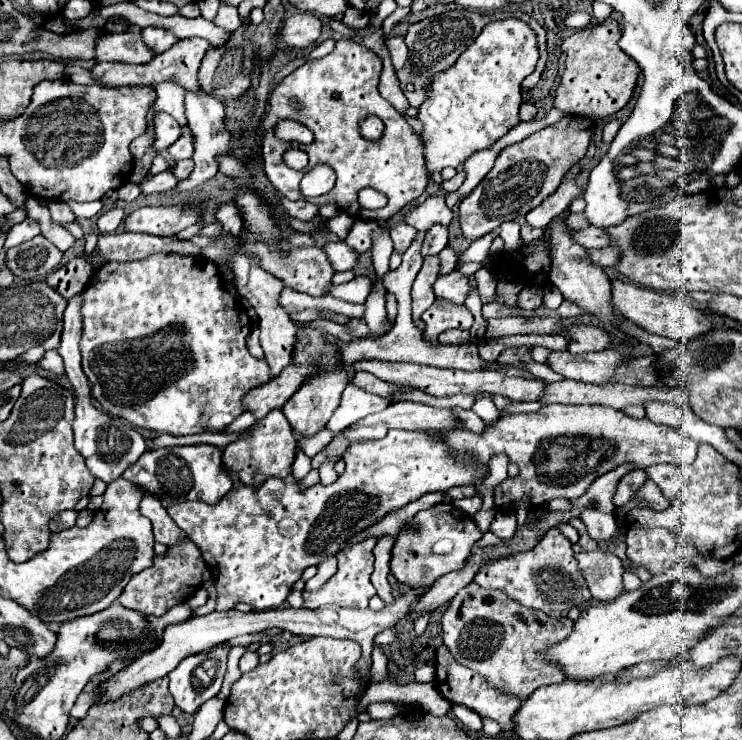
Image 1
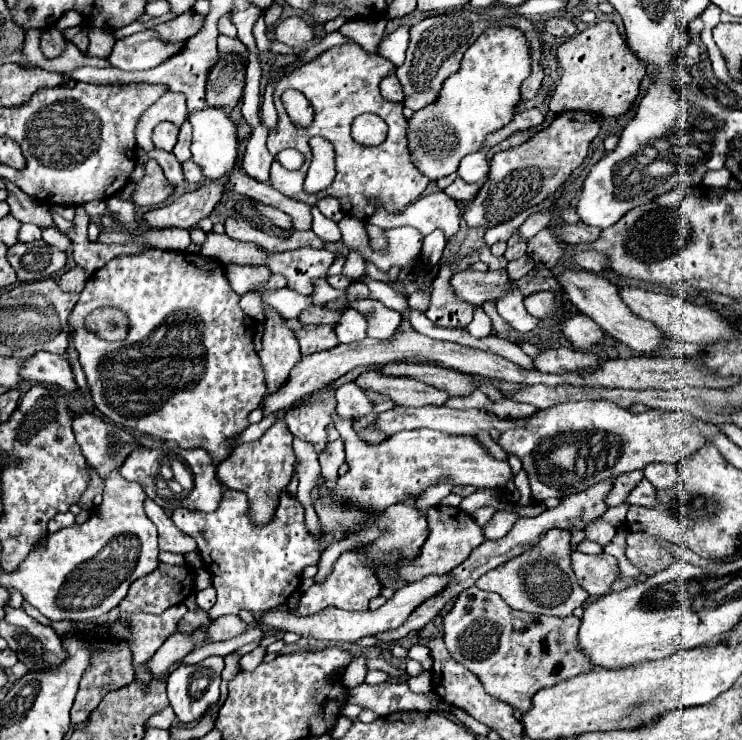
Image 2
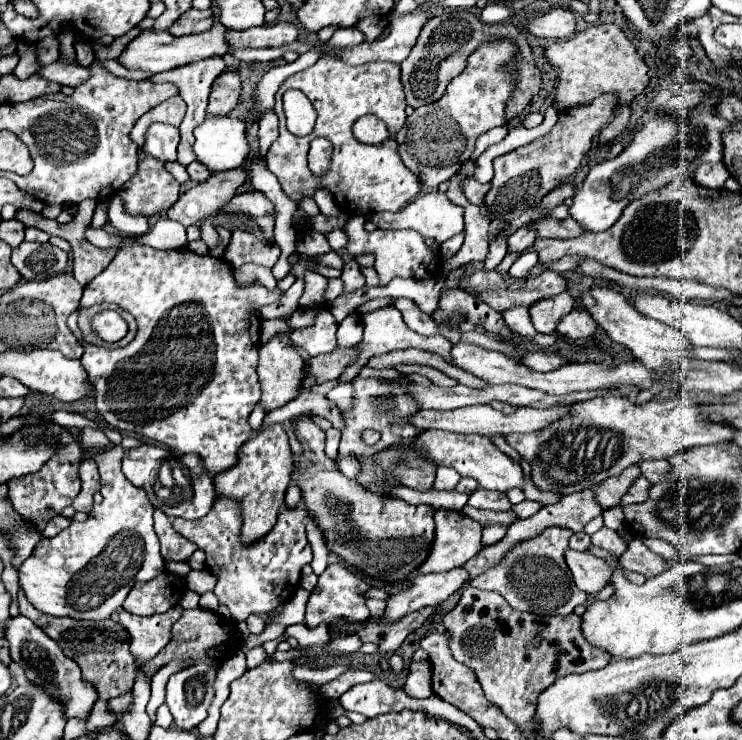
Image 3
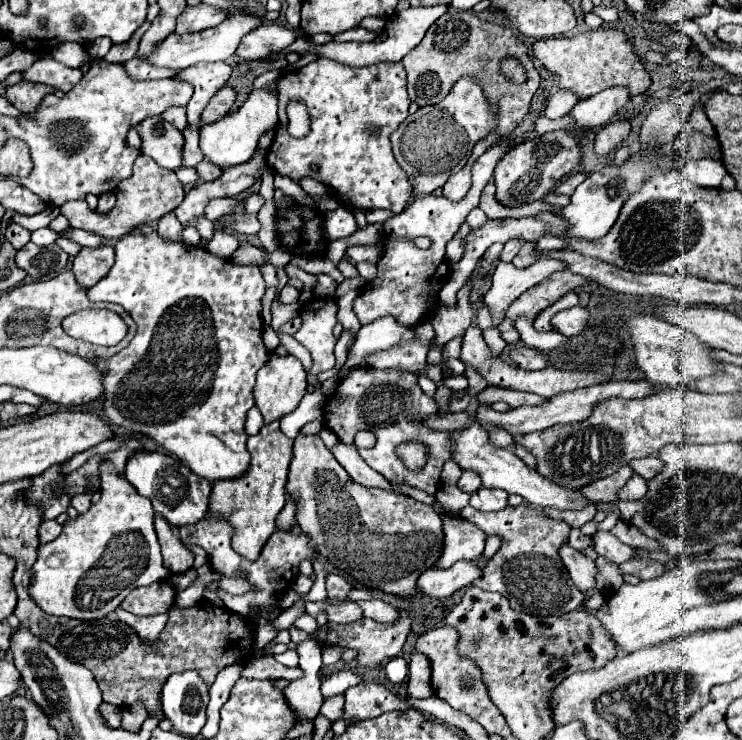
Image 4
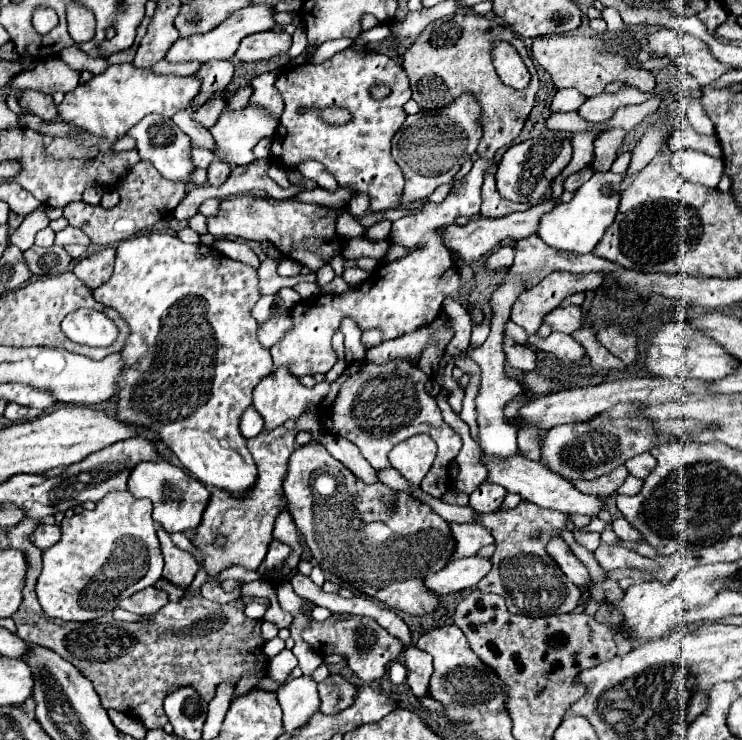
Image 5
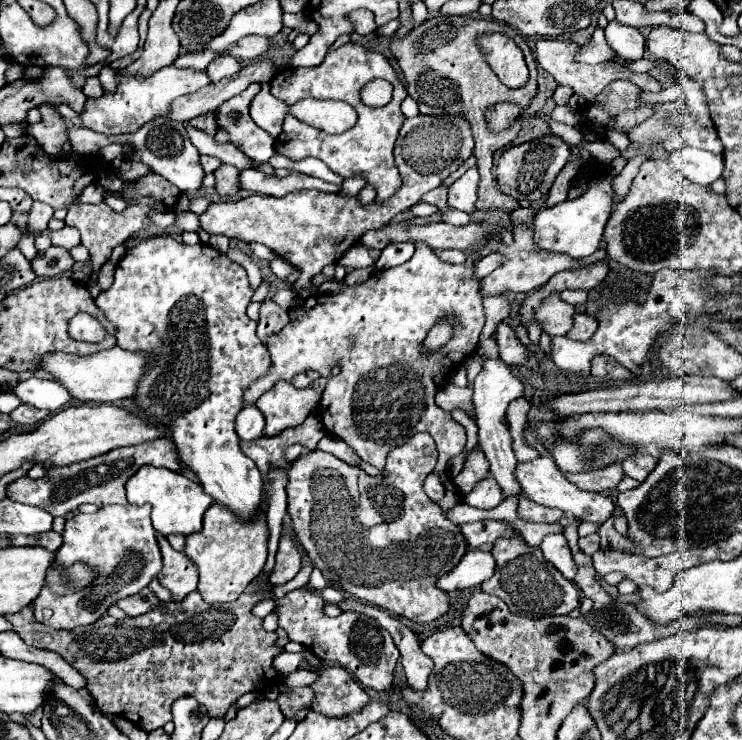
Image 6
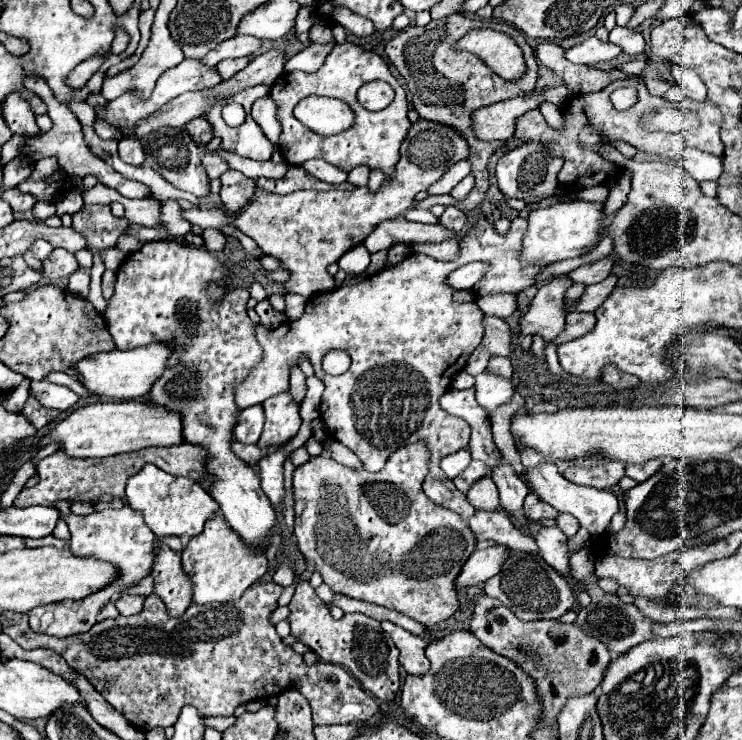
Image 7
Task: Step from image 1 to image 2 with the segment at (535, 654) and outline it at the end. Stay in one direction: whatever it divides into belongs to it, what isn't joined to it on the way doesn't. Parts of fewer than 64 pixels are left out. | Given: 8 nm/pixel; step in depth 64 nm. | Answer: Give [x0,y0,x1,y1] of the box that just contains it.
[444,586,588,718]

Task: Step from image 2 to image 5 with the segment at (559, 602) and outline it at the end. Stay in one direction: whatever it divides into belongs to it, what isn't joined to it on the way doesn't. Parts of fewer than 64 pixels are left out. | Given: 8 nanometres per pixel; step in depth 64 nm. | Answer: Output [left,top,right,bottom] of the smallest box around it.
[476,500,582,618]

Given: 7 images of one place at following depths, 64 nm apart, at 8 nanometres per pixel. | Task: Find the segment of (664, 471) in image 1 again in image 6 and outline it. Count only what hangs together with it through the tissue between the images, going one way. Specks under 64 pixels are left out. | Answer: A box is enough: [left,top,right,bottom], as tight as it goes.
[622,454,658,482]

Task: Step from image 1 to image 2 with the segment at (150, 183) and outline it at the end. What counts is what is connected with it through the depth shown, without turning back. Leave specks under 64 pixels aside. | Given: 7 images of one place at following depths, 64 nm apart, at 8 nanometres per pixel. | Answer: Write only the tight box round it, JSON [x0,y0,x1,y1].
[136,149,184,184]

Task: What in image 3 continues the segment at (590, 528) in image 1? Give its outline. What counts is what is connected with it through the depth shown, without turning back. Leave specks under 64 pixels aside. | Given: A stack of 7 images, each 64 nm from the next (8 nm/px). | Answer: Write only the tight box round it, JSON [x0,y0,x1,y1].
[590,528,626,556]

